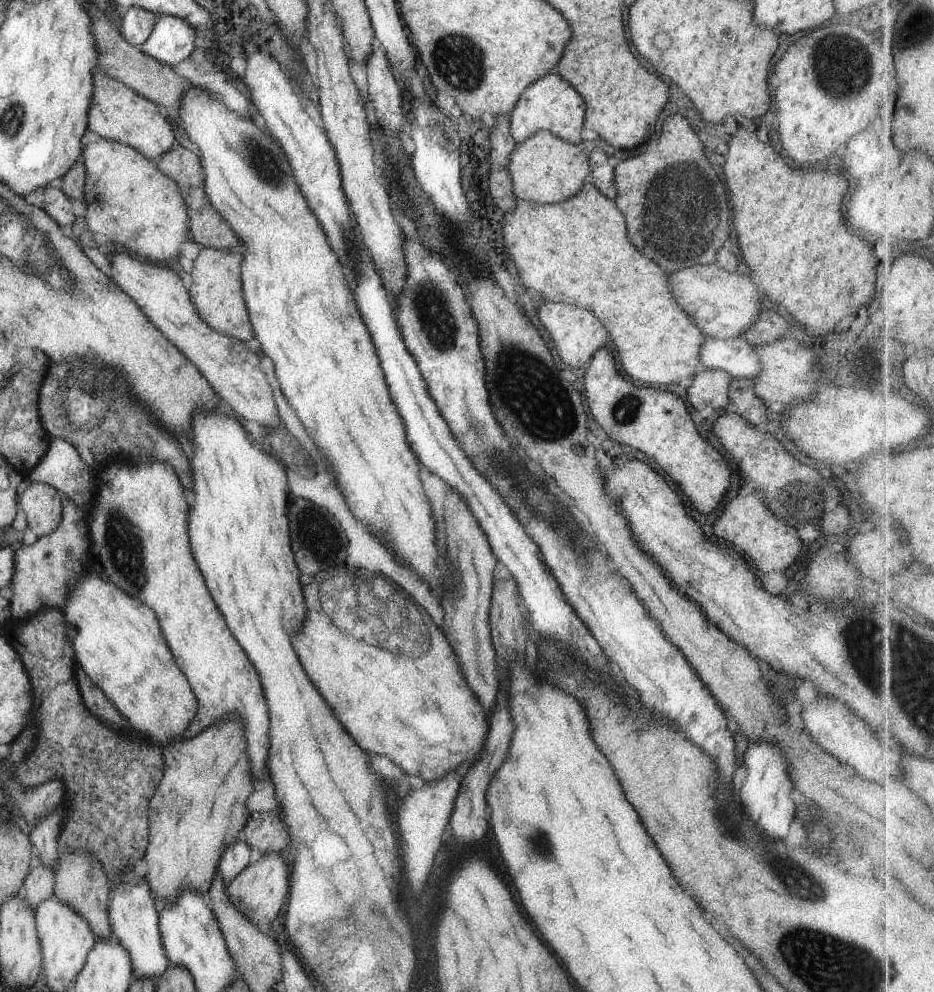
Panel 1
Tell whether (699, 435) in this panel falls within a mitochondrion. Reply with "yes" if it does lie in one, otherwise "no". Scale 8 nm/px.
no

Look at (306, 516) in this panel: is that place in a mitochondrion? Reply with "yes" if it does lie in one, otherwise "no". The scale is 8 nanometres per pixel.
yes

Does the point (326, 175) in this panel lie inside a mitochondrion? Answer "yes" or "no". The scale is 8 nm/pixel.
no

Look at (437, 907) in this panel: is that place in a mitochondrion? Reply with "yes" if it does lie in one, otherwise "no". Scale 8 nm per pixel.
no

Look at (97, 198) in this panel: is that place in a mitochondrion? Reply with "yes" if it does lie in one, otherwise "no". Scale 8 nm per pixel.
yes

